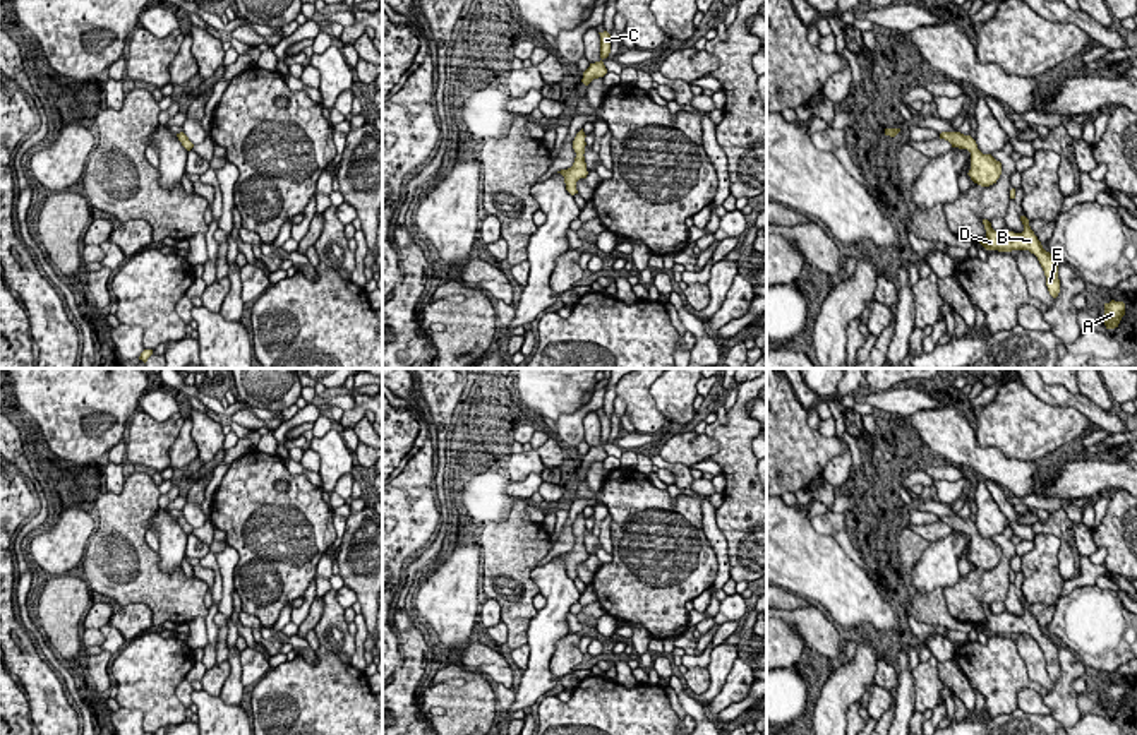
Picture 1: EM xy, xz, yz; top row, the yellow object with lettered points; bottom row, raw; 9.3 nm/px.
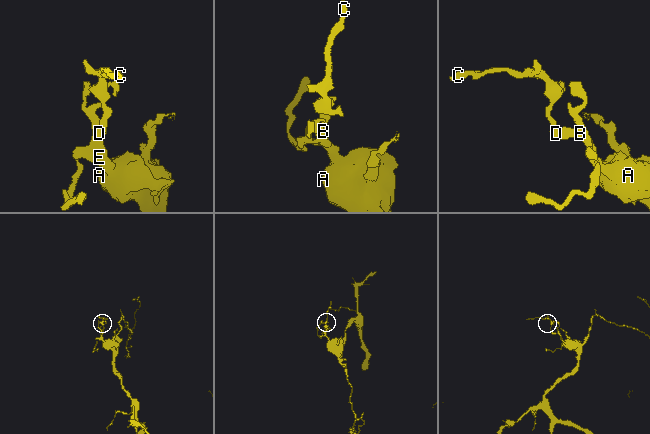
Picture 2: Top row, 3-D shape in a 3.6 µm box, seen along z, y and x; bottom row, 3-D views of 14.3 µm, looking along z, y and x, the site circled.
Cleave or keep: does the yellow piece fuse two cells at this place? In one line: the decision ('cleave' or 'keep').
cleave

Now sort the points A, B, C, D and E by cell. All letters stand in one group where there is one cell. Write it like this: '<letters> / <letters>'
A B D E / C

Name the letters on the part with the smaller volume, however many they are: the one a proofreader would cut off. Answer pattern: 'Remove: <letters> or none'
Remove: C

